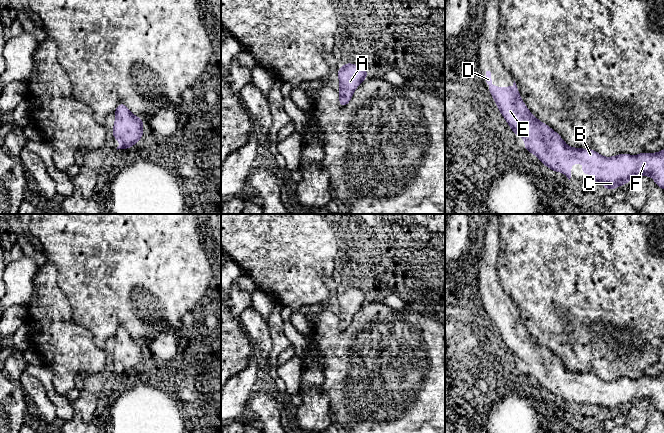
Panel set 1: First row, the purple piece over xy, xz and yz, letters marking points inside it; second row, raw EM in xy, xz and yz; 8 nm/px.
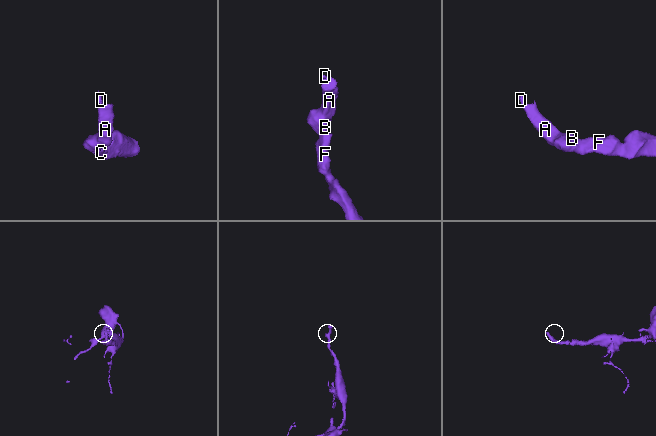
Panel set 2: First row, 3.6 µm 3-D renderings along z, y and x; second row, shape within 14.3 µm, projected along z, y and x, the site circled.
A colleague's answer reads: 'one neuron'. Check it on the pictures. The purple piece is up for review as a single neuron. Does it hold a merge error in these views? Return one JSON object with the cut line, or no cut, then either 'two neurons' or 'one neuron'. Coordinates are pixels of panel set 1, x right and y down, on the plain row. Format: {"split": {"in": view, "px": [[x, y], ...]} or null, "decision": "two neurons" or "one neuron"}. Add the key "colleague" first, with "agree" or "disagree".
{"colleague": "agree", "split": null, "decision": "one neuron"}

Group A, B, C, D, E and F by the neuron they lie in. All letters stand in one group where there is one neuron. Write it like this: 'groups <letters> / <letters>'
groups A B C D E F

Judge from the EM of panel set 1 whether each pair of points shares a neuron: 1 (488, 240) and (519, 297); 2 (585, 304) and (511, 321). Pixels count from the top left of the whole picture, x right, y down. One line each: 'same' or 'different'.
1: different
2: different

